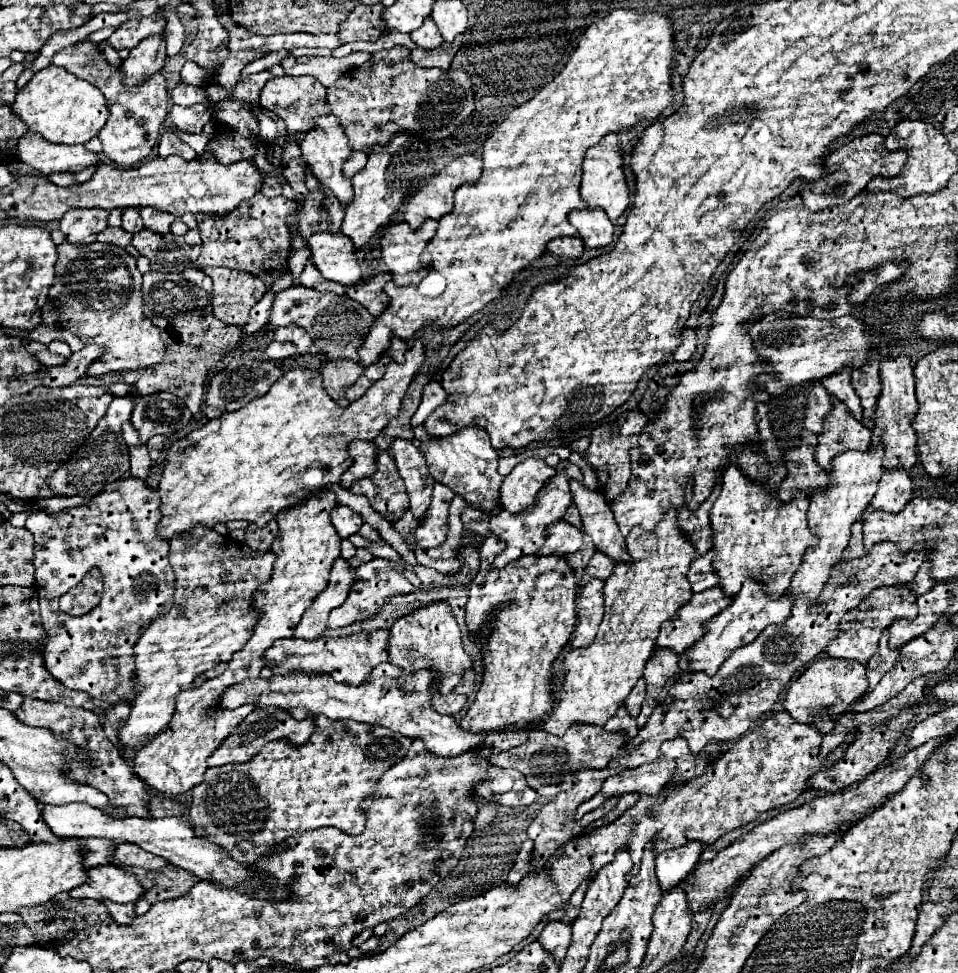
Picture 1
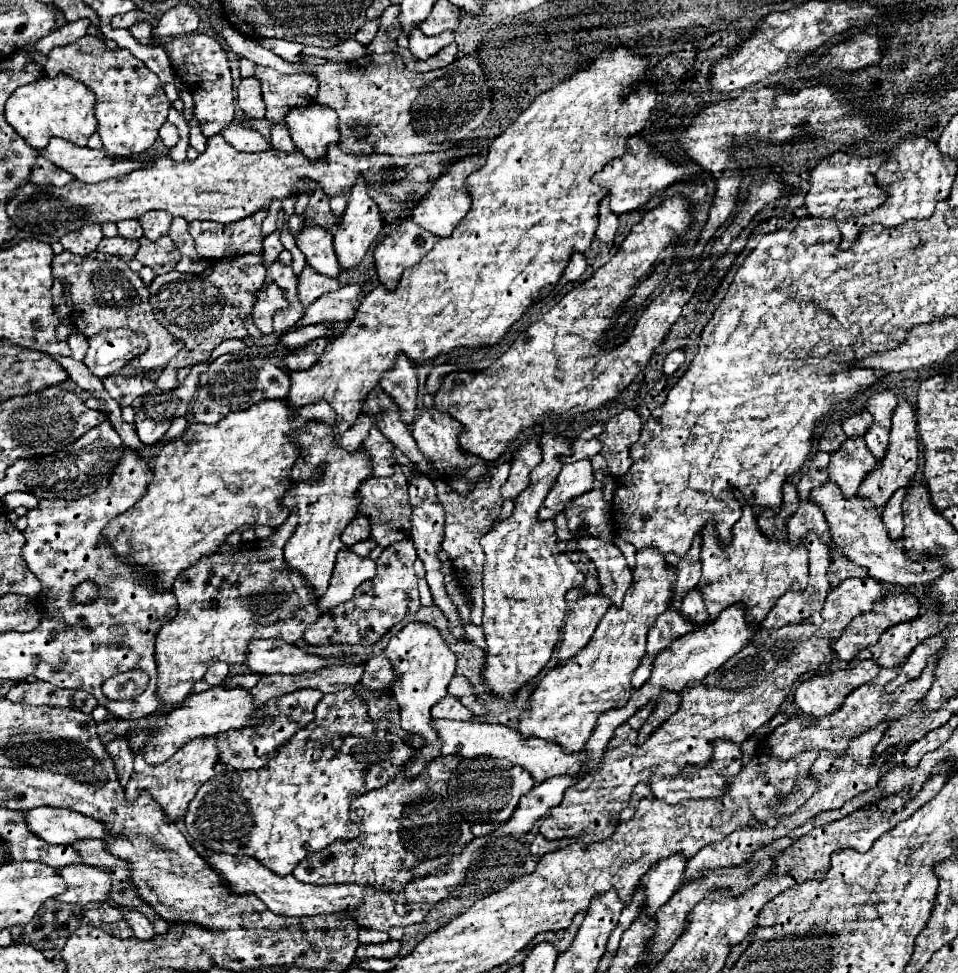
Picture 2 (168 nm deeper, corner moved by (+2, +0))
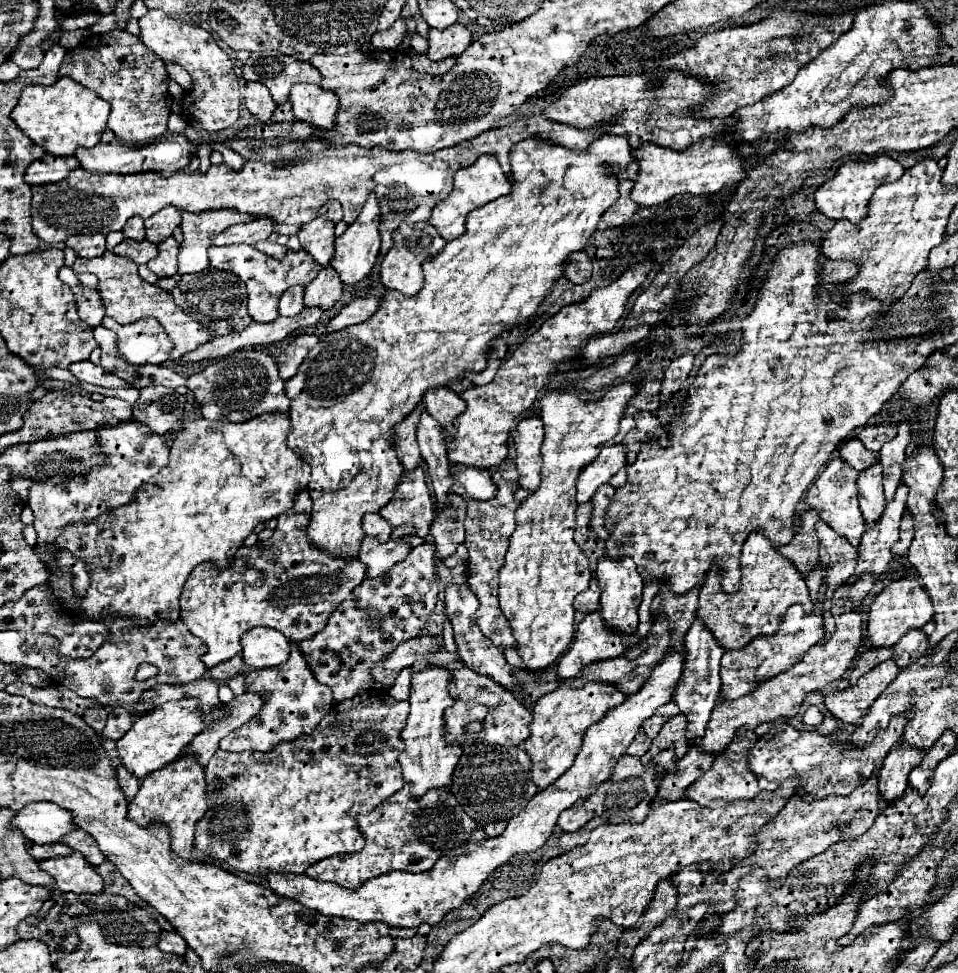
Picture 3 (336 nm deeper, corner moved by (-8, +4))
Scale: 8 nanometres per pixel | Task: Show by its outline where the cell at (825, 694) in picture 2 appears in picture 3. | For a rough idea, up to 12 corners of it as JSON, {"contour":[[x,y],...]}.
{"contour":[[885,660],[825,706],[857,726],[869,706],[895,680],[897,664]]}

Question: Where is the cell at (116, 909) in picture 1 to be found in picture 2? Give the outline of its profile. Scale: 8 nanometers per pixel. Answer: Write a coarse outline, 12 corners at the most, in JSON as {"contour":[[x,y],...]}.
{"contour":[[119,908],[135,938],[155,936],[151,922],[135,908]]}

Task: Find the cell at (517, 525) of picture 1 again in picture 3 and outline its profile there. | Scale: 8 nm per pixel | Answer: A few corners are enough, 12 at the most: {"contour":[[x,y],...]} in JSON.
{"contour":[[623,444],[603,446],[577,480],[577,502],[589,502],[627,464]]}

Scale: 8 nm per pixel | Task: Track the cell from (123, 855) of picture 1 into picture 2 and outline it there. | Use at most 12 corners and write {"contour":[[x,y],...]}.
{"contour":[[77,840],[83,864],[97,868],[129,868],[115,858],[103,840]]}

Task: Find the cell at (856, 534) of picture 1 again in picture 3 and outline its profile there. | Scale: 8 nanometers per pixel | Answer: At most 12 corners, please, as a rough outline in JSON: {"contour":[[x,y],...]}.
{"contour":[[861,576],[857,584],[841,586],[831,600],[831,614],[859,610],[875,578]]}

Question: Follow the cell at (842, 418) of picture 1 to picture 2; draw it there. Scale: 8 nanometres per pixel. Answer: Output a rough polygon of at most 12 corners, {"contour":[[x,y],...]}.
{"contour":[[863,438],[831,454],[829,480],[853,496],[877,460]]}

